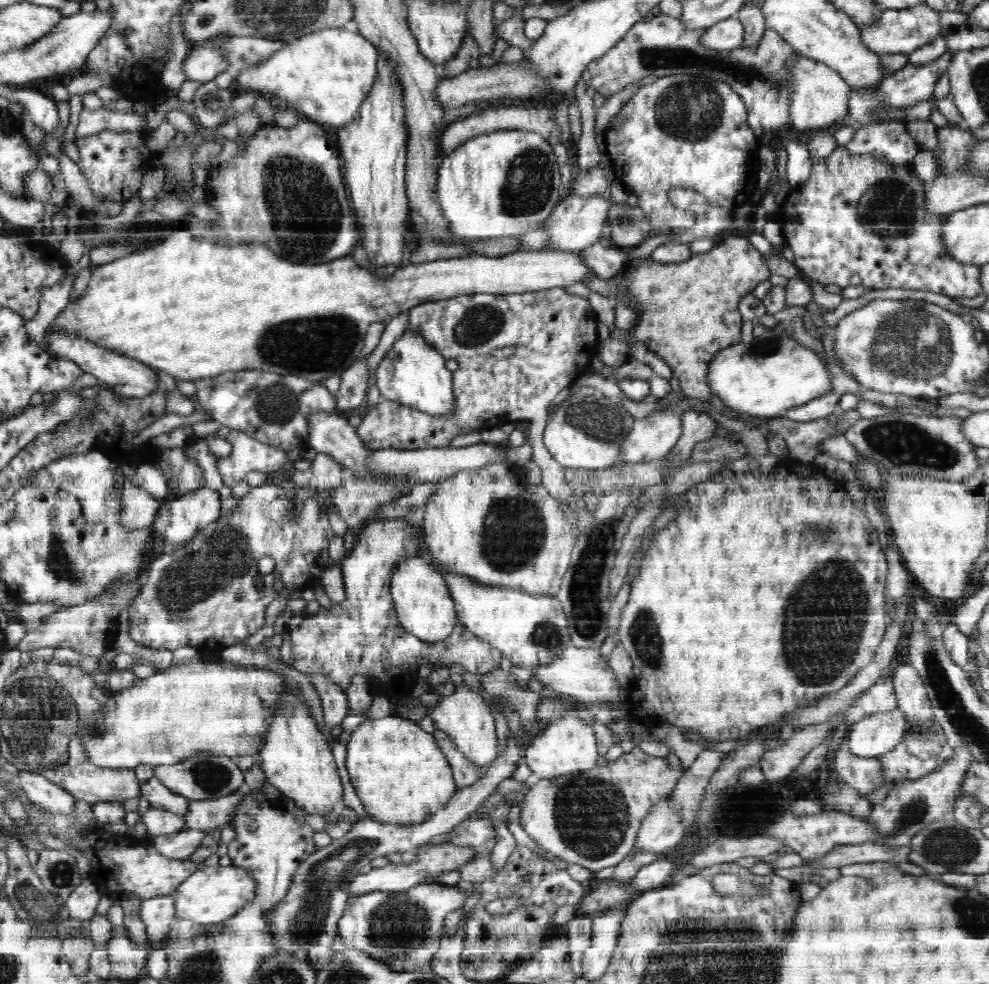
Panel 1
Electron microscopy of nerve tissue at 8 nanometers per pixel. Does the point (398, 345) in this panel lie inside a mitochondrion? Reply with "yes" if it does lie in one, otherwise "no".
no

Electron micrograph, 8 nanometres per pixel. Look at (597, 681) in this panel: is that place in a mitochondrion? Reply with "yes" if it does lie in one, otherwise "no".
no

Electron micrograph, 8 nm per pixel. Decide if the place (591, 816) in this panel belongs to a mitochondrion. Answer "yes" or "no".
yes

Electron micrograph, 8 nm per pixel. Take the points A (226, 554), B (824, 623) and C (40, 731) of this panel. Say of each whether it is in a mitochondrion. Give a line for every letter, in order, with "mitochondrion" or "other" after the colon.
A: mitochondrion
B: mitochondrion
C: mitochondrion

